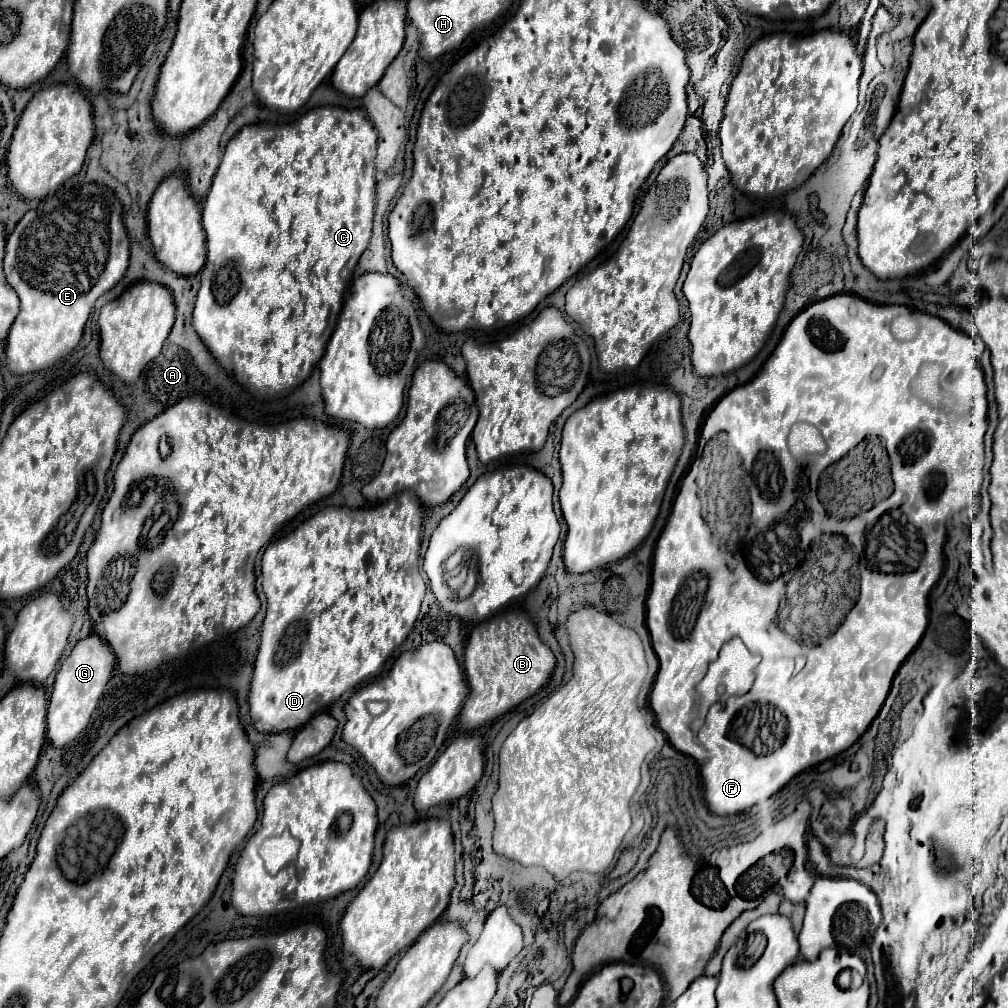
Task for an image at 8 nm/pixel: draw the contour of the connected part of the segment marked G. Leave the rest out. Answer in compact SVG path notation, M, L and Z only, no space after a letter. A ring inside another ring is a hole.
M91 633L73 647L71 655L63 661L61 669L57 671L47 709L47 739L55 747L65 747L89 725L89 719L97 707L99 697L105 691L113 667L115 655L109 643L105 643L105 639L101 639L97 633Z

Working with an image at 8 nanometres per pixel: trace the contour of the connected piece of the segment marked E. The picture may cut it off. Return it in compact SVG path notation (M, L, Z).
M81 183L69 191L59 191L45 197L37 209L27 211L7 239L7 253L3 261L7 283L17 291L21 301L19 315L13 321L7 337L5 353L9 369L17 375L41 371L71 353L81 341L83 327L95 301L121 281L127 265L129 235L125 229L123 211L109 187Z

